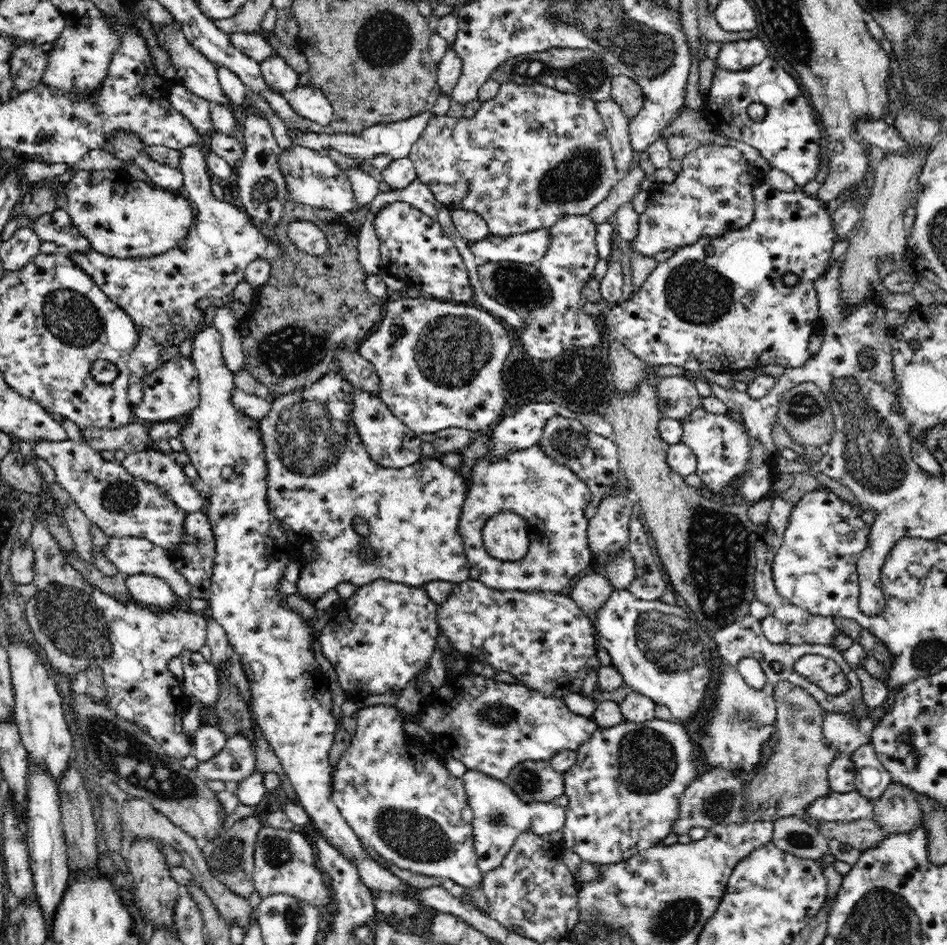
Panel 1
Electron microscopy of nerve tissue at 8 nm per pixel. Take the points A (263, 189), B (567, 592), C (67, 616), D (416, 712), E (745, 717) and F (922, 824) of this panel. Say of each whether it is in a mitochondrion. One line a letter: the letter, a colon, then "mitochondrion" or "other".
A: mitochondrion
B: other
C: mitochondrion
D: other
E: mitochondrion
F: other

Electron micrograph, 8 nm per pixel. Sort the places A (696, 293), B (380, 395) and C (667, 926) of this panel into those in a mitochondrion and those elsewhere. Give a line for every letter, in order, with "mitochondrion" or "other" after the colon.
A: mitochondrion
B: other
C: mitochondrion

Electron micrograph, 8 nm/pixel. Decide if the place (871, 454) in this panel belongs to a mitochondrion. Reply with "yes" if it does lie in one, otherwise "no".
yes

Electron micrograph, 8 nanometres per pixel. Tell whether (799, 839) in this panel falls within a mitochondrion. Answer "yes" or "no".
yes

